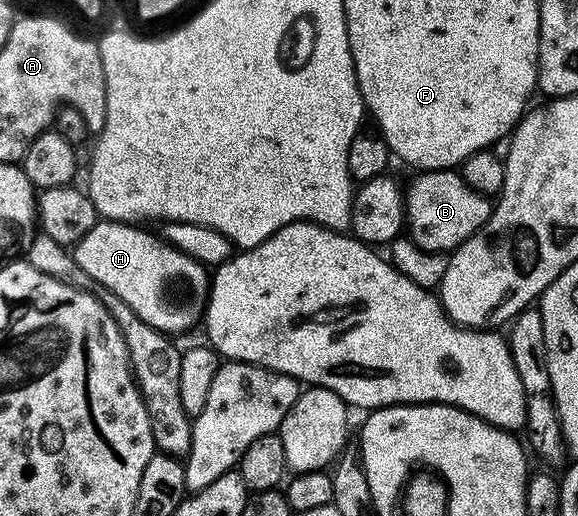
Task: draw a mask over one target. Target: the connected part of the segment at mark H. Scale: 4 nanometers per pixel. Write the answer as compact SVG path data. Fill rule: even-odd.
M100 219L98 224L73 246L77 266L101 282L141 322L149 322L159 332L187 332L202 321L207 307L209 272L189 254L174 248L166 240L146 232L146 227L121 220Z

